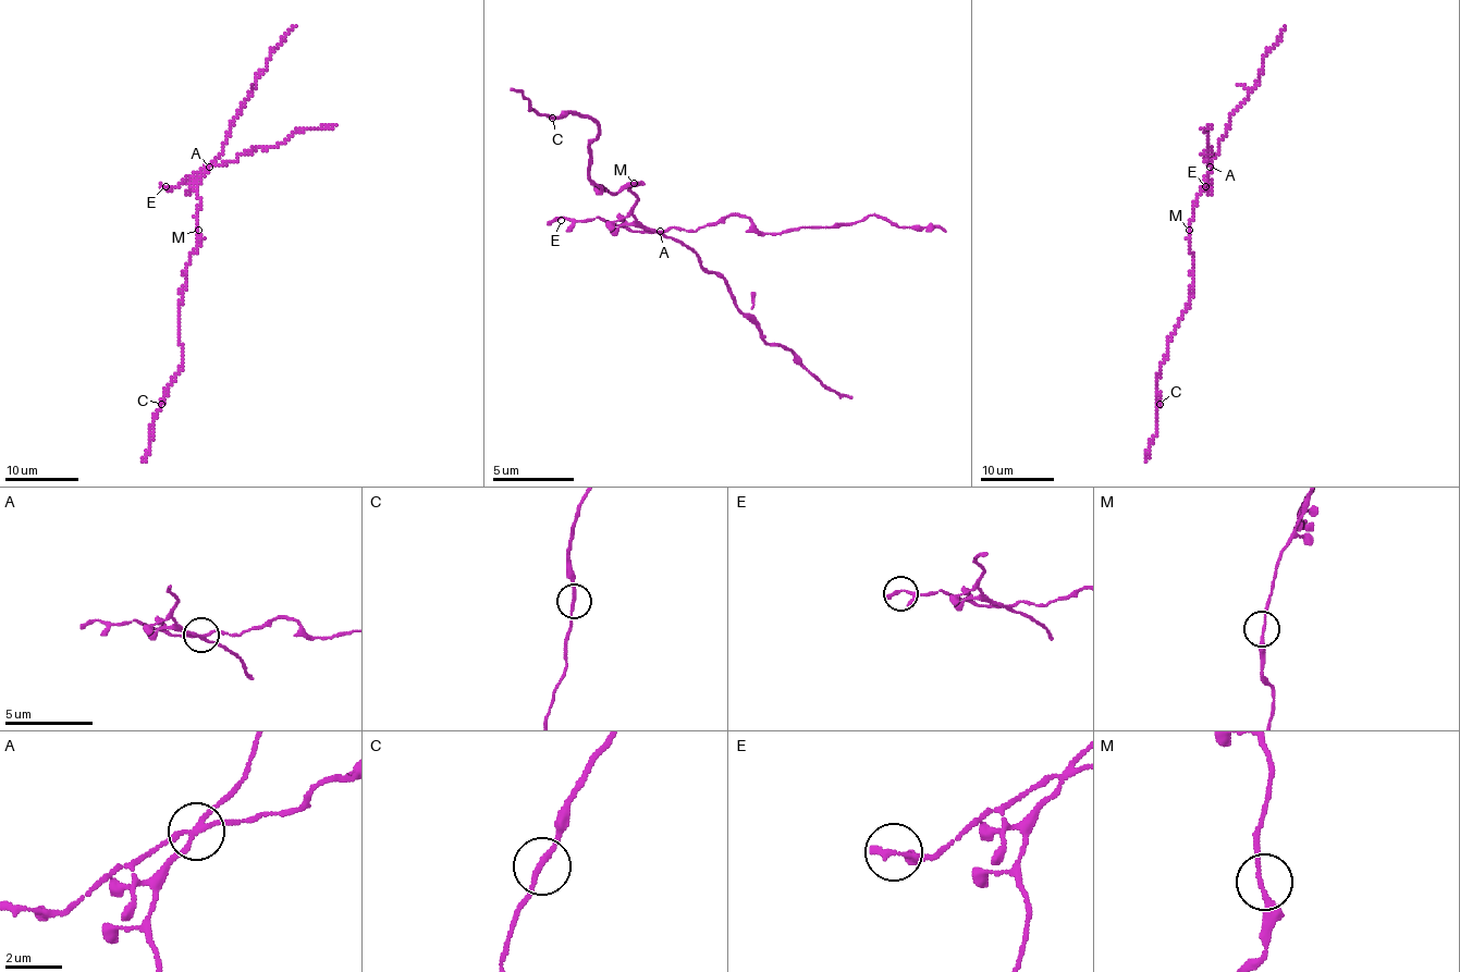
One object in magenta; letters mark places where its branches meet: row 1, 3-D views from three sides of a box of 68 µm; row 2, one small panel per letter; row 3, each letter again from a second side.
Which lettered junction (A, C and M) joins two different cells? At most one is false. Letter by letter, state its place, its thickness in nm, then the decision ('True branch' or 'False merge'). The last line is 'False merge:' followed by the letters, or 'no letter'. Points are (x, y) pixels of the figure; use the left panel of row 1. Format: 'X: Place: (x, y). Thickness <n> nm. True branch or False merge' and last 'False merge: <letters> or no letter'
A: Place: (209, 167). Thickness 160 nm. False merge
C: Place: (161, 404). Thickness 170 nm. True branch
M: Place: (198, 230). Thickness 160 nm. True branch
False merge: A

